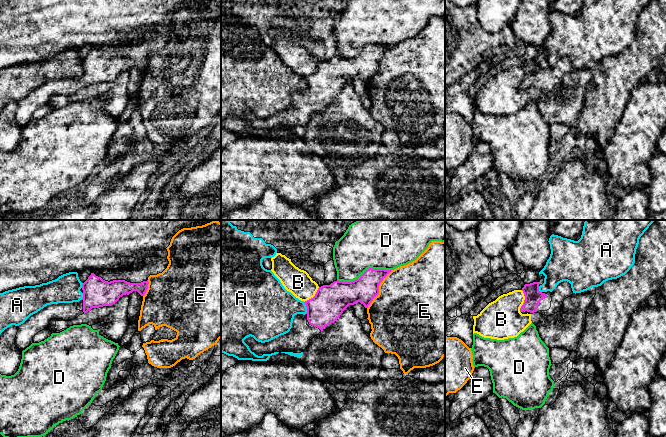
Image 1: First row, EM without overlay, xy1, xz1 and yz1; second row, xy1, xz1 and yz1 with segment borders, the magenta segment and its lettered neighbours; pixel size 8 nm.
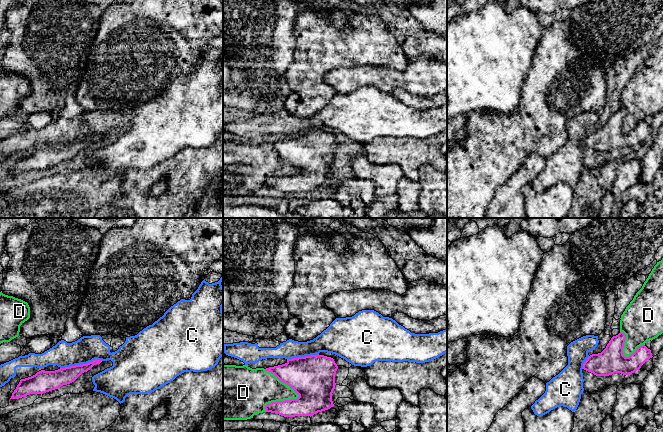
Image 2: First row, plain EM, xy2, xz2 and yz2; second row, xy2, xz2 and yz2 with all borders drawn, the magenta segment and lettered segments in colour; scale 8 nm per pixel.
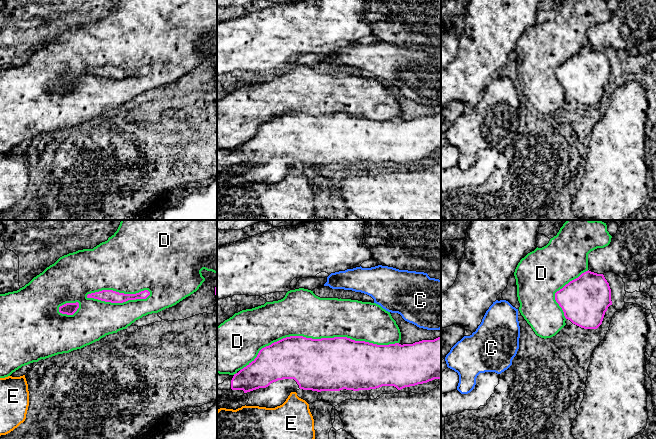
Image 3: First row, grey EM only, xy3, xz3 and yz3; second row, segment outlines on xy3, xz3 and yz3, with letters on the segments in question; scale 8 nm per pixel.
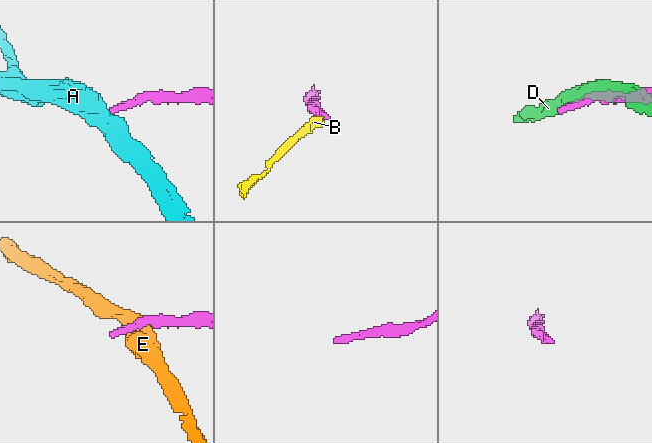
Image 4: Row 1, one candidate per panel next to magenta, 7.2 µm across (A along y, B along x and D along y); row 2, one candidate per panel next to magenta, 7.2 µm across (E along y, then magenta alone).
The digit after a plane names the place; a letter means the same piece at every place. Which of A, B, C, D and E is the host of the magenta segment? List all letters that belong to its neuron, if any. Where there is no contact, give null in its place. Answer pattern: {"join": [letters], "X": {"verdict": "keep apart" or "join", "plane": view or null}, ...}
{"join": [], "A": {"verdict": "keep apart", "plane": "xz1"}, "B": {"verdict": "keep apart", "plane": "yz1"}, "C": {"verdict": "keep apart", "plane": "xy2"}, "D": {"verdict": "keep apart", "plane": "xz3"}, "E": {"verdict": "keep apart", "plane": "xz1"}}

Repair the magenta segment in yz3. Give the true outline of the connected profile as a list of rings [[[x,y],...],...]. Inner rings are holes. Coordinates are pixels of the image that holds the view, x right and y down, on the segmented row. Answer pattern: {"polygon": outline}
{"polygon": [[[582,273],[555,293],[566,319],[584,329],[597,329],[612,305],[611,289],[603,274]]]}

